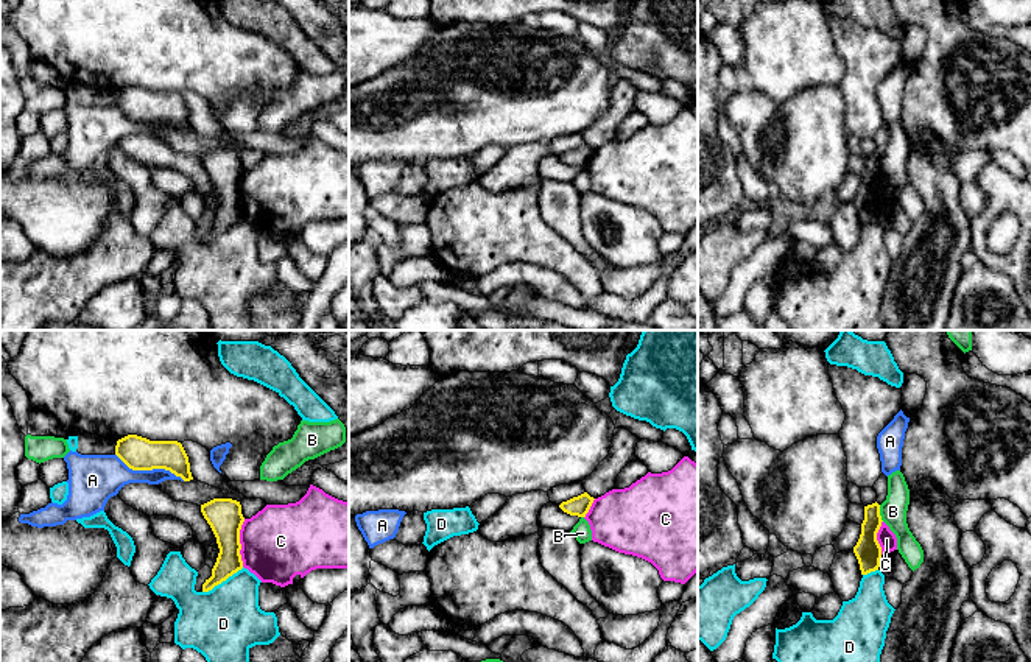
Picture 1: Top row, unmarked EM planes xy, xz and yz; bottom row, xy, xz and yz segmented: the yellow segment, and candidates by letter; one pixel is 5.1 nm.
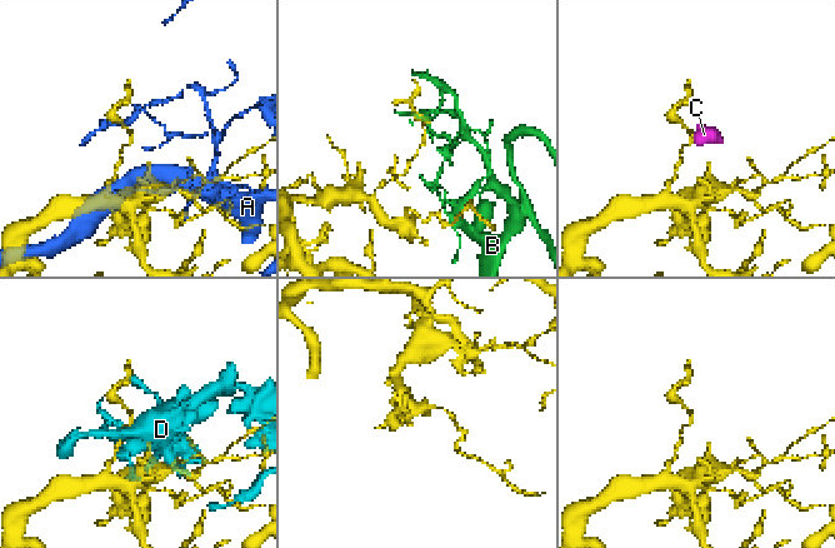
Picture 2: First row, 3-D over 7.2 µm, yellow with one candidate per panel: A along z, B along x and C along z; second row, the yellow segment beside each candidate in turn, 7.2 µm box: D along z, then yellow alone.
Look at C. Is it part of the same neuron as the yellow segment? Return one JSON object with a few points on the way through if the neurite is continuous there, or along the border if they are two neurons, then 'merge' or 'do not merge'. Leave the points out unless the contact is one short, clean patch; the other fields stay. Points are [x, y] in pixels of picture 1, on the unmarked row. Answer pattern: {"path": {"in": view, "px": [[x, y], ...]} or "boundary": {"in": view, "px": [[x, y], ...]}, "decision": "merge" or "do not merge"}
{"boundary": {"in": "xy", "px": [[245, 170], [240, 179], [242, 217]]}, "decision": "do not merge"}

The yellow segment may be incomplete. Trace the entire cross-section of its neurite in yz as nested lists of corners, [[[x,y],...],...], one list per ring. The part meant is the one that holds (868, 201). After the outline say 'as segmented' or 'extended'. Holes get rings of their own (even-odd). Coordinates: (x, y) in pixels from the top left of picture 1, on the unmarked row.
[[[875,153],[864,157],[864,171],[861,174],[861,185],[853,198],[858,210],[861,226],[878,221],[881,210],[881,198],[877,192],[877,184],[881,178],[880,156]]]; as segmented

